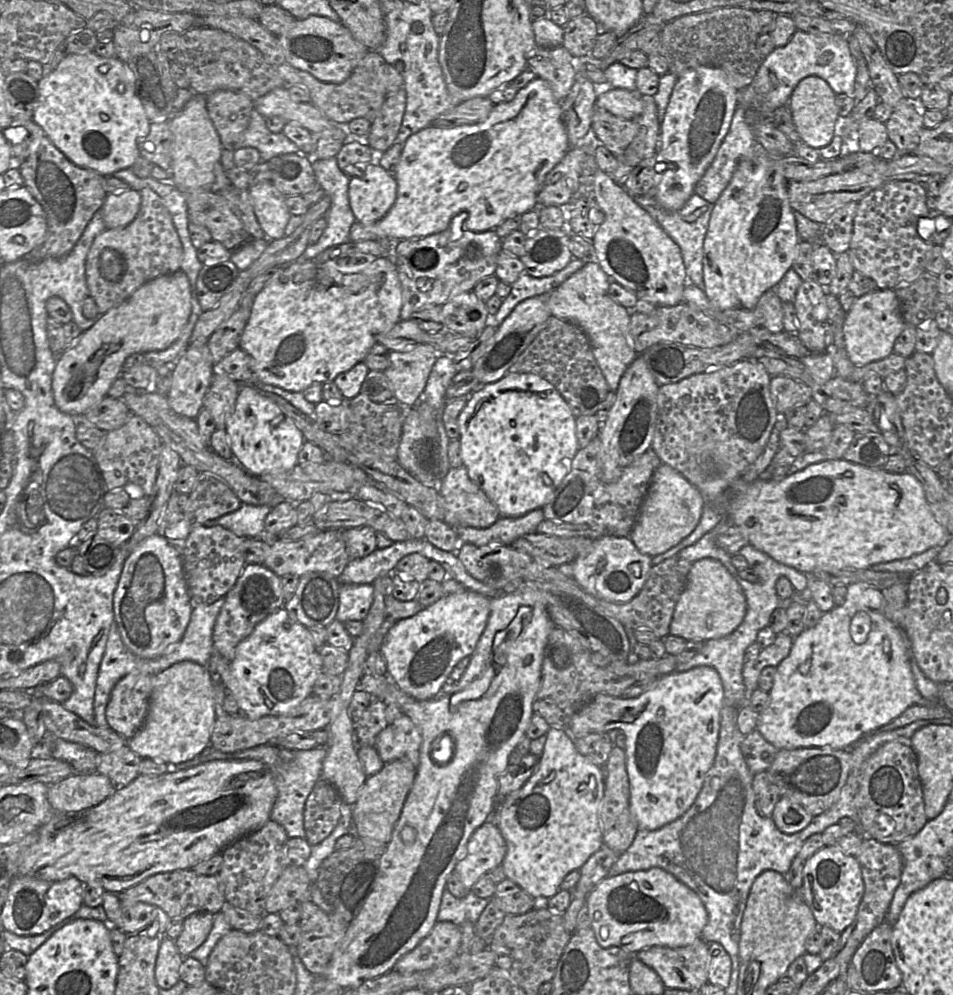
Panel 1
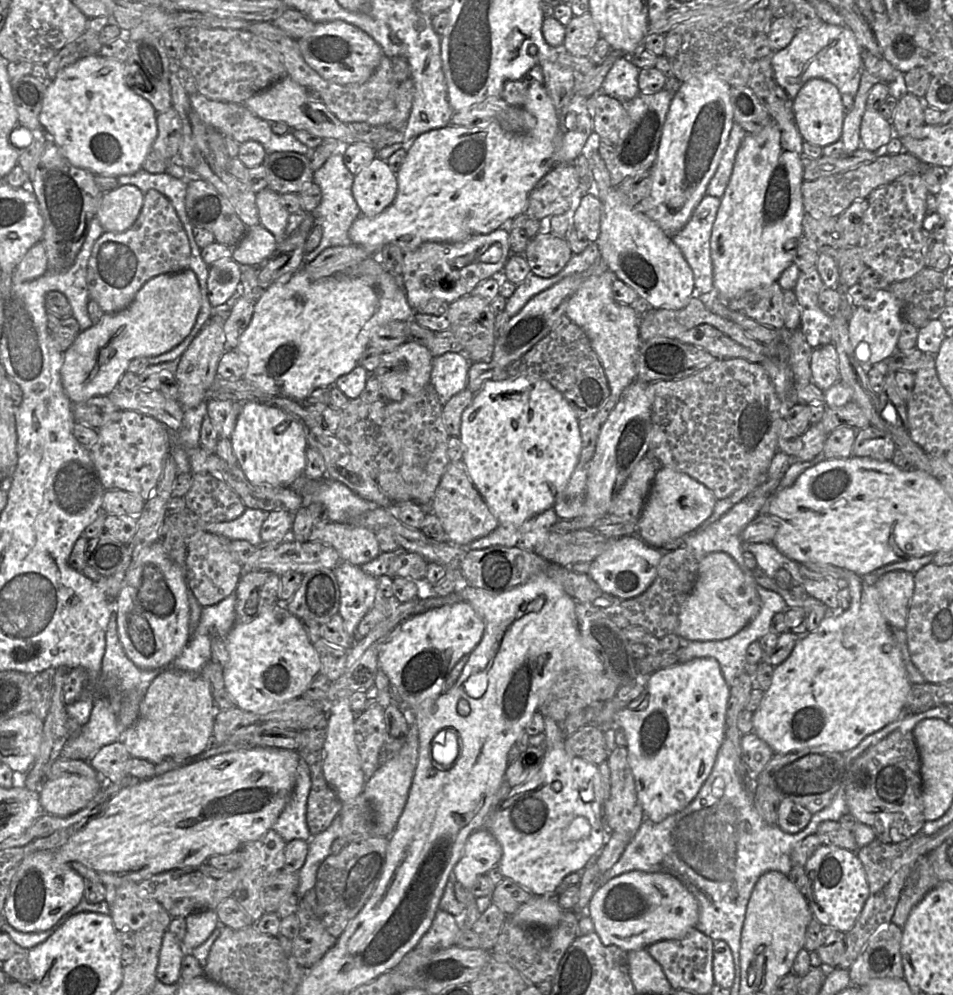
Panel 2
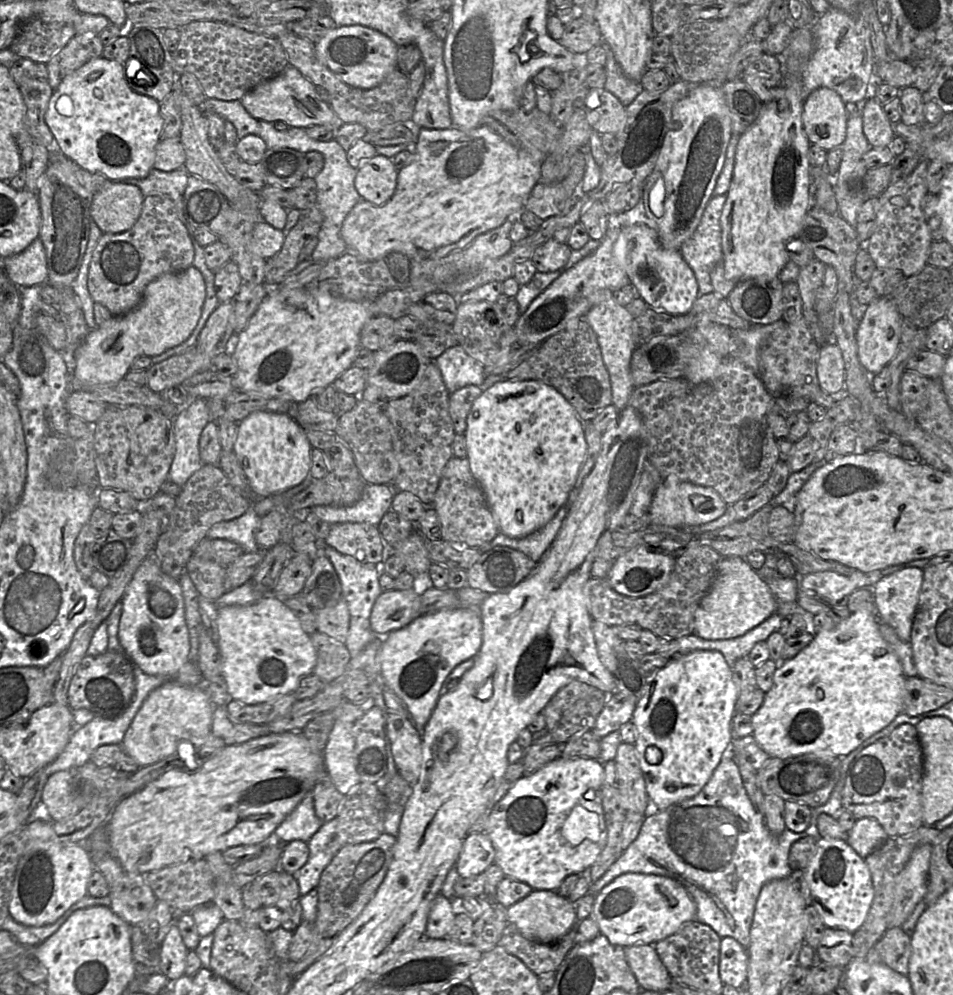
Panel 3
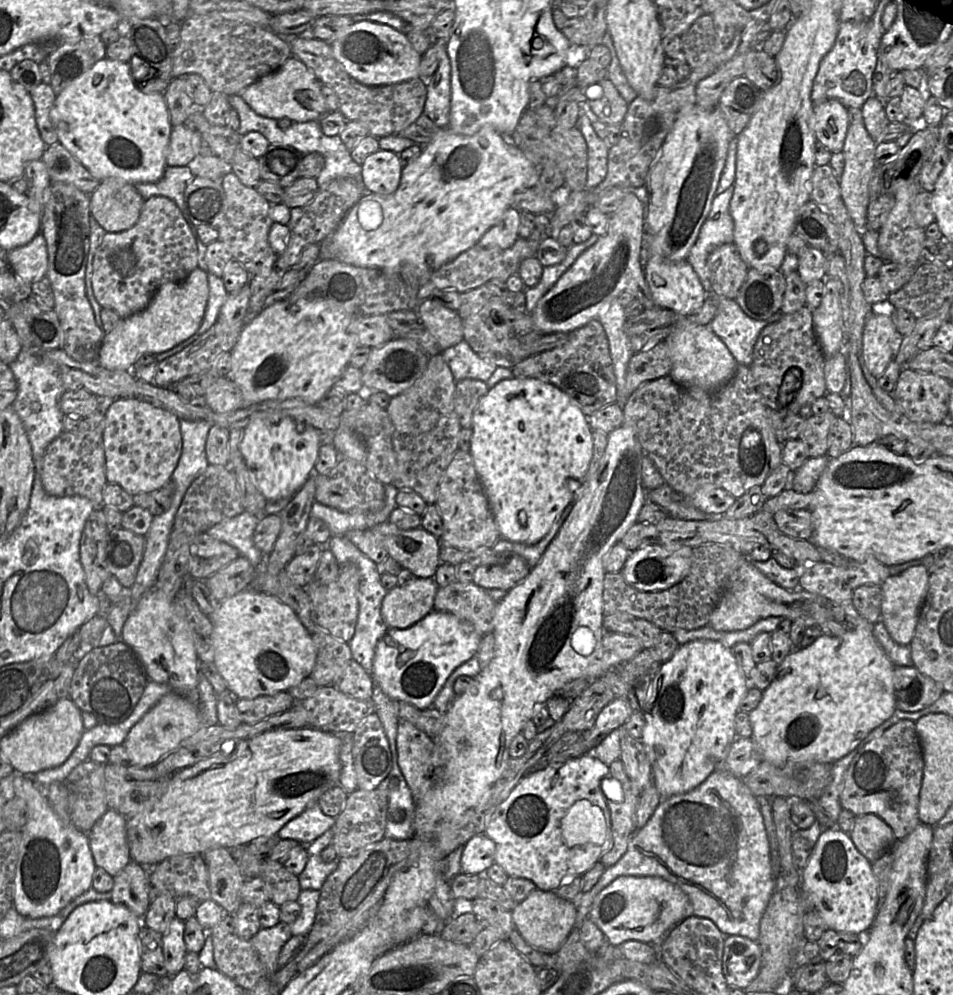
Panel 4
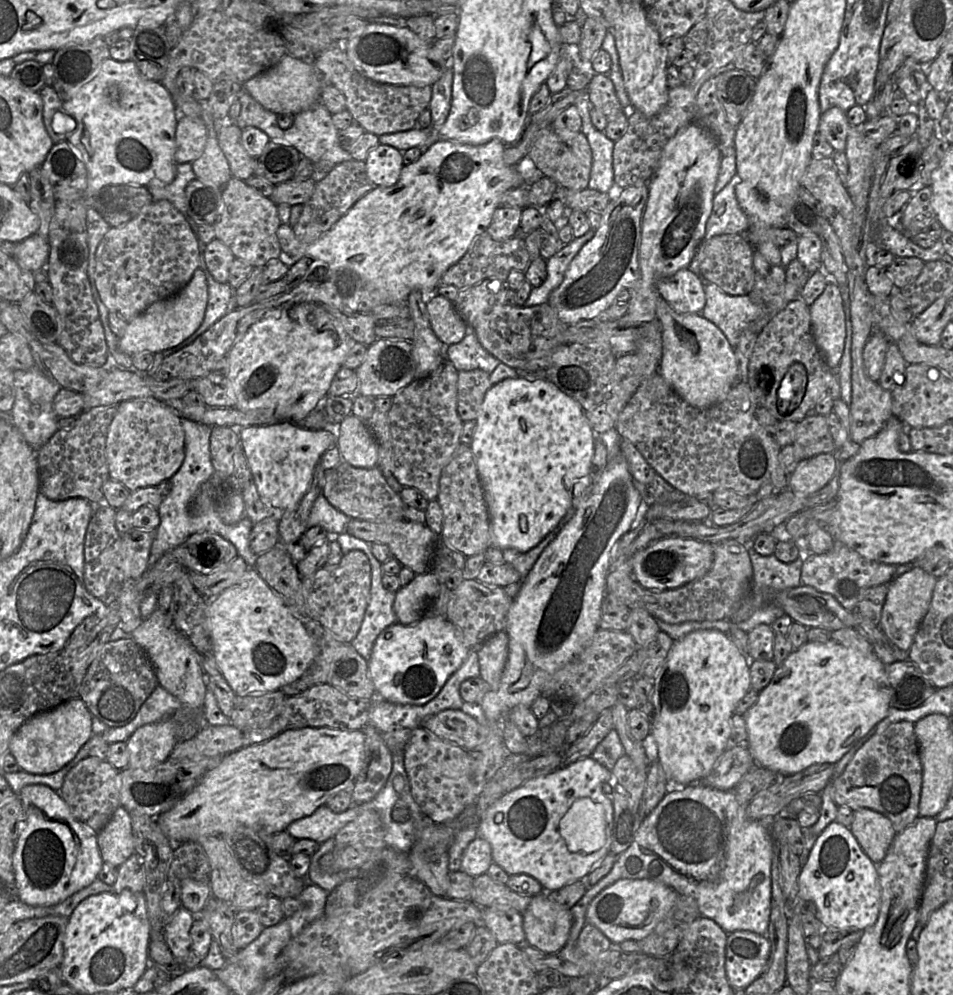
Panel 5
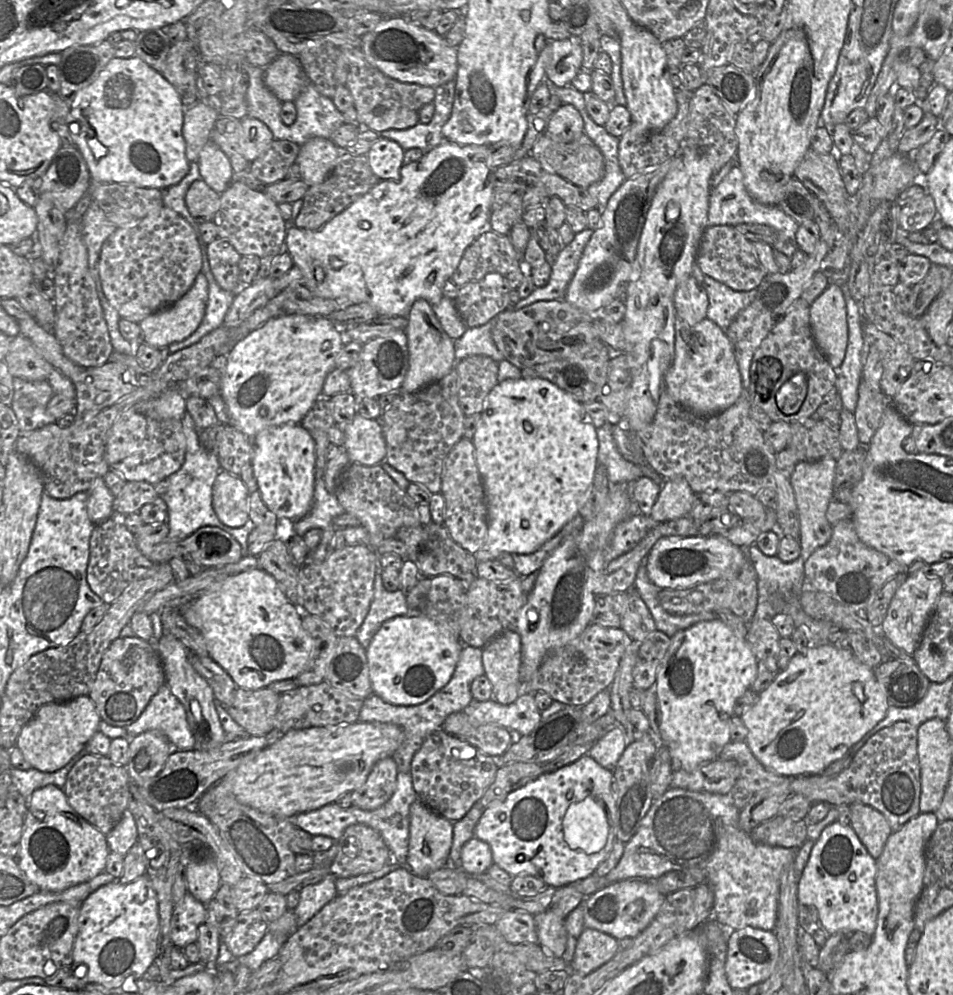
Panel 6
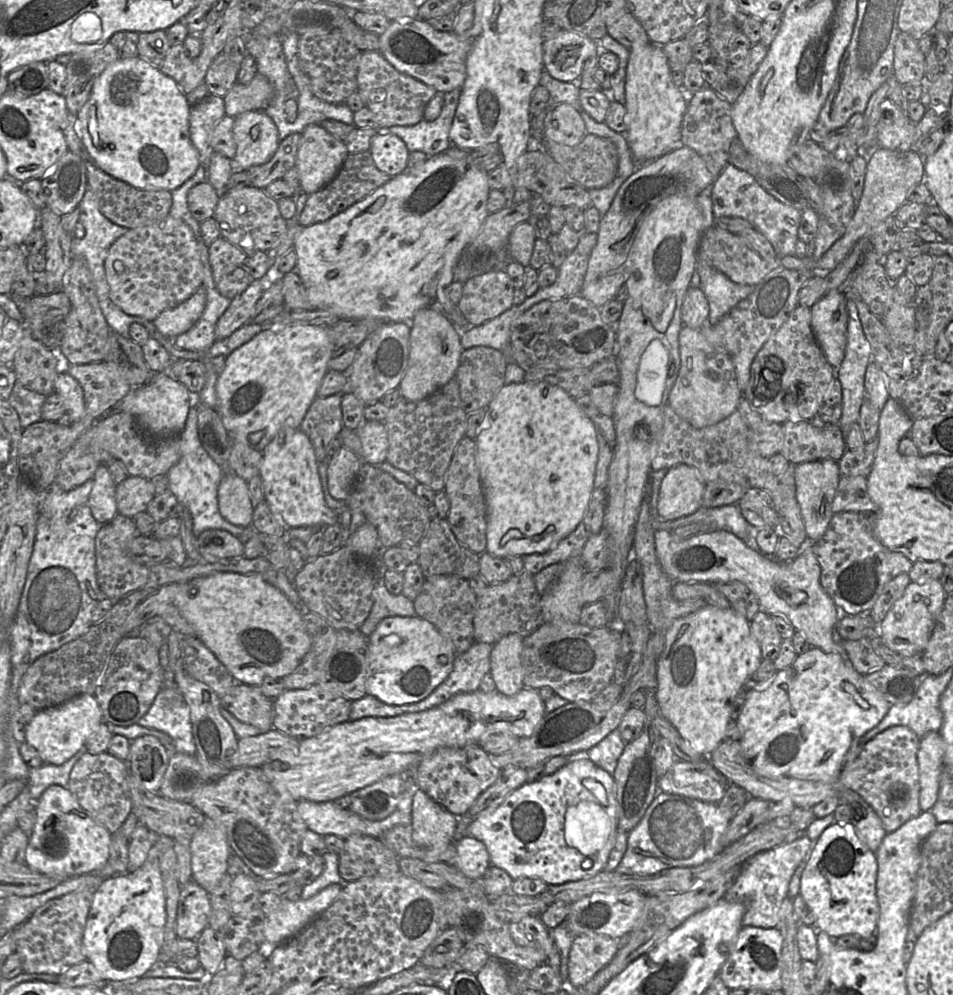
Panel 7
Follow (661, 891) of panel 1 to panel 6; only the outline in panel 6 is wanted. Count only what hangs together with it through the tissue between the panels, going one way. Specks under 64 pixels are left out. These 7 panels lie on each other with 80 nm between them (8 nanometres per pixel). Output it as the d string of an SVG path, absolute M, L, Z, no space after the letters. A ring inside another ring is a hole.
M626 879L609 884L583 900L584 927L599 930L617 940L635 938L654 919L665 897L645 879Z

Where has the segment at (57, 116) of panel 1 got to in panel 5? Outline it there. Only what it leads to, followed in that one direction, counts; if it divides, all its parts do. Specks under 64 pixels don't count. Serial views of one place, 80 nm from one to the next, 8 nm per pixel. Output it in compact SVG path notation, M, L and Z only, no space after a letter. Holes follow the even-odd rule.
M105 59L95 76L76 94L63 101L62 108L76 122L76 127L67 142L78 151L87 169L87 188L84 204L101 212L99 194L103 188L113 185L148 185L155 182L171 183L176 175L175 131L178 119L170 92L161 82L144 77L133 60L116 61Z

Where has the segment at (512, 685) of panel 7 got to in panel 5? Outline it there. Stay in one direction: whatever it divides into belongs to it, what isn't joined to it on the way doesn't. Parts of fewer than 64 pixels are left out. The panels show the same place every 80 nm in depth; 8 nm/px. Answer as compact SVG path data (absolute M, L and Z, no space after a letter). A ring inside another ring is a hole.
M505 630L491 635L477 647L480 676L489 689L496 690L508 659L509 637Z

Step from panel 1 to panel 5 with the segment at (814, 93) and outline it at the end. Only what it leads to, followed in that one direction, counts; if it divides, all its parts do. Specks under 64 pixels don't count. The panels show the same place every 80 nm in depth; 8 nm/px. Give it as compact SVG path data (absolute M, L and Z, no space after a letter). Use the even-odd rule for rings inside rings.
M832 107L820 116L818 133L820 133L838 152L844 152L850 125L846 112L838 107Z

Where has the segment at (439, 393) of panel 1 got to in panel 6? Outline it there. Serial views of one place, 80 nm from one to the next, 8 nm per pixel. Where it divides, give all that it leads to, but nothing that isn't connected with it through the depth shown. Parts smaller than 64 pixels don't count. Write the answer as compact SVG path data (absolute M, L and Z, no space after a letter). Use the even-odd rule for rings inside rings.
M494 318L484 325L467 328L460 338L454 340L456 363L472 355L484 355L501 362L504 357L492 338L493 326Z

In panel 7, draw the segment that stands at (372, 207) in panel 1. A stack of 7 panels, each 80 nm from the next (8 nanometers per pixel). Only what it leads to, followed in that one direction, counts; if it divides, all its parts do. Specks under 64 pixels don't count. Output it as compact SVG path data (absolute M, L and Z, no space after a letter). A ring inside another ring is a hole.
M392 133L376 134L369 151L376 167L391 177L397 176L407 168L410 151L405 142Z

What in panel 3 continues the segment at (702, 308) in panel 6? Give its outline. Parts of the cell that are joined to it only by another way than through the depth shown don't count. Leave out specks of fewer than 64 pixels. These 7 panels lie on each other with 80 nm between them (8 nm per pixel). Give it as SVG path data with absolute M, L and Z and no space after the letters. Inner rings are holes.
M645 223L623 226L614 243L613 255L636 289L637 295L650 308L664 310L672 315L690 312L699 297L694 272L683 259L680 251L665 249L661 245L658 232L653 227Z

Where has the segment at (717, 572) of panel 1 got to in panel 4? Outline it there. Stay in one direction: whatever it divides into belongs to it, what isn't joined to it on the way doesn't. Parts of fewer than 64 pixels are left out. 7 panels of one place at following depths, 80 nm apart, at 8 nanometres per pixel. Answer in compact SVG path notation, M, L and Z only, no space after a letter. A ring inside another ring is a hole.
M748 558L732 575L729 583L709 617L708 625L718 632L745 630L761 619L770 616L788 618L791 621L802 620L807 627L819 626L833 619L833 604L827 598L800 588L788 590L775 584L763 575Z

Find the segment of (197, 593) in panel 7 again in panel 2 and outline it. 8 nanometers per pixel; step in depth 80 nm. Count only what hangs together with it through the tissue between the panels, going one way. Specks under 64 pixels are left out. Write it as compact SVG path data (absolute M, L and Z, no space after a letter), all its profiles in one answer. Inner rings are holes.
M281 601L265 606L247 623L235 623L224 639L228 661L223 666L224 687L240 709L264 714L280 704L302 696L314 676L320 672L320 656L303 627L302 620L292 614Z

